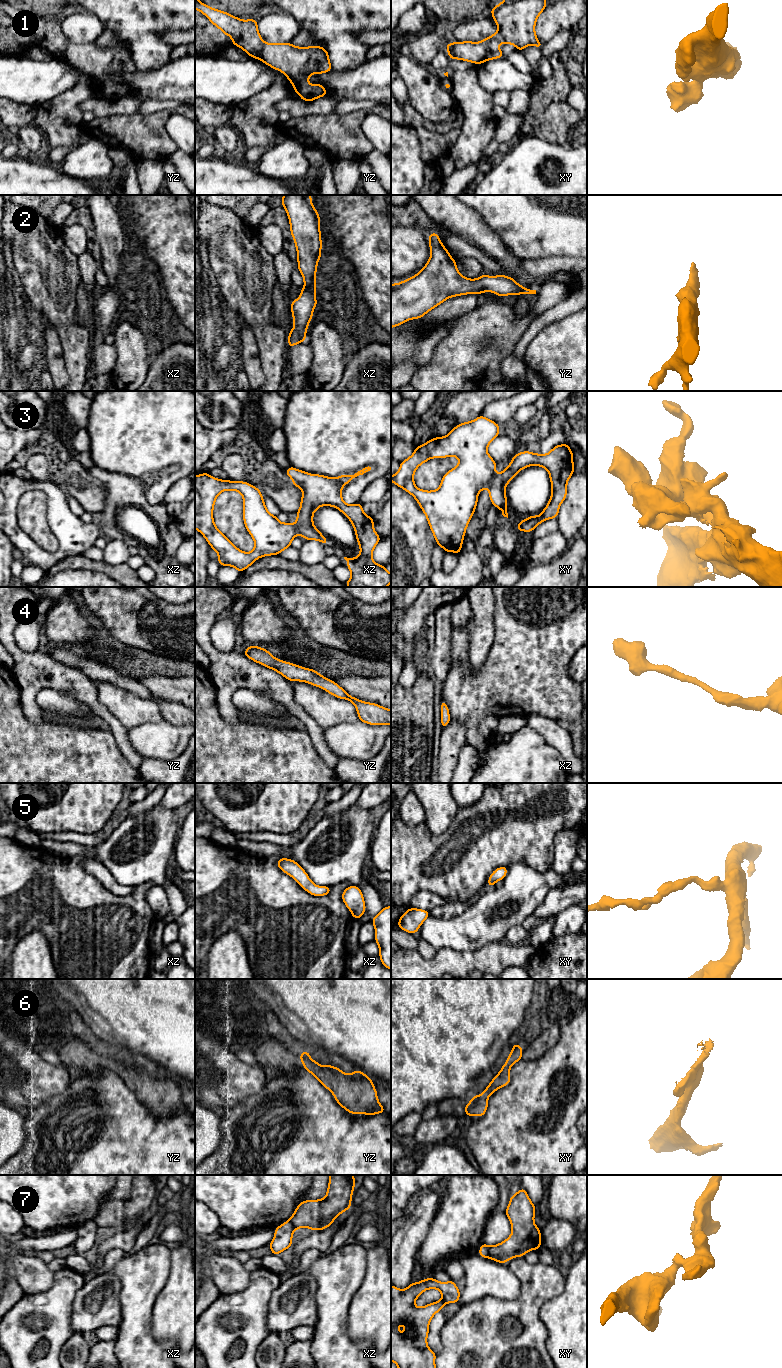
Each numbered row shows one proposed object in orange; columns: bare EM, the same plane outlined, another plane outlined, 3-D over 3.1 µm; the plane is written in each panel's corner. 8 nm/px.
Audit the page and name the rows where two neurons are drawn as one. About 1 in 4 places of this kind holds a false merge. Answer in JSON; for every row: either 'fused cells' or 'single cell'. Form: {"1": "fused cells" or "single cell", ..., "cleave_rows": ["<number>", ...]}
{"1": "single cell", "2": "single cell", "3": "fused cells", "4": "single cell", "5": "single cell", "6": "single cell", "7": "fused cells", "cleave_rows": ["3", "7"]}

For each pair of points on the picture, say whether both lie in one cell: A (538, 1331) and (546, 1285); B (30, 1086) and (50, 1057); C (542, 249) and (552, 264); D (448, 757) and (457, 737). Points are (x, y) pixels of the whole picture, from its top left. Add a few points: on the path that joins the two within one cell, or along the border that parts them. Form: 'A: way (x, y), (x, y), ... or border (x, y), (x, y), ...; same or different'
A: way (533, 1320), (533, 1298), (535, 1296); same
B: border (38, 1053), (48, 1062), (63, 1066); different
C: border (571, 256), (545, 256), (536, 259), (524, 259); different
D: way (449, 752), (452, 742); same

